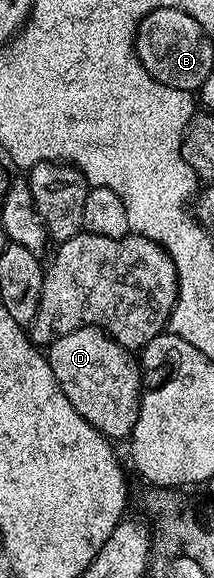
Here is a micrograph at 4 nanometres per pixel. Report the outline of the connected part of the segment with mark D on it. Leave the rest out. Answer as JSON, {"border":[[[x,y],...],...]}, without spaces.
{"border":[[[81,328],[55,336],[48,346],[48,359],[60,390],[96,431],[114,442],[131,435],[140,399],[140,364],[131,349],[120,346],[100,328]]]}

